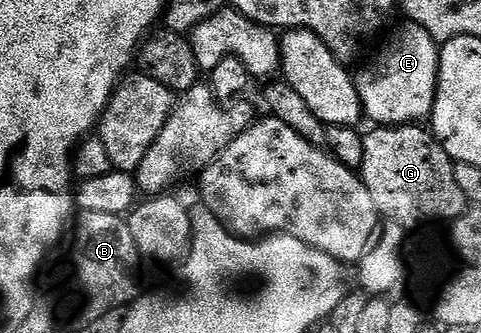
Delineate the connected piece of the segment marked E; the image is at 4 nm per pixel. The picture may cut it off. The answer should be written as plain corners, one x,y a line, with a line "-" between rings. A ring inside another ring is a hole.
419,24
404,25
384,46
383,53
355,80
363,115
375,126
418,125
430,117
435,105
440,45

